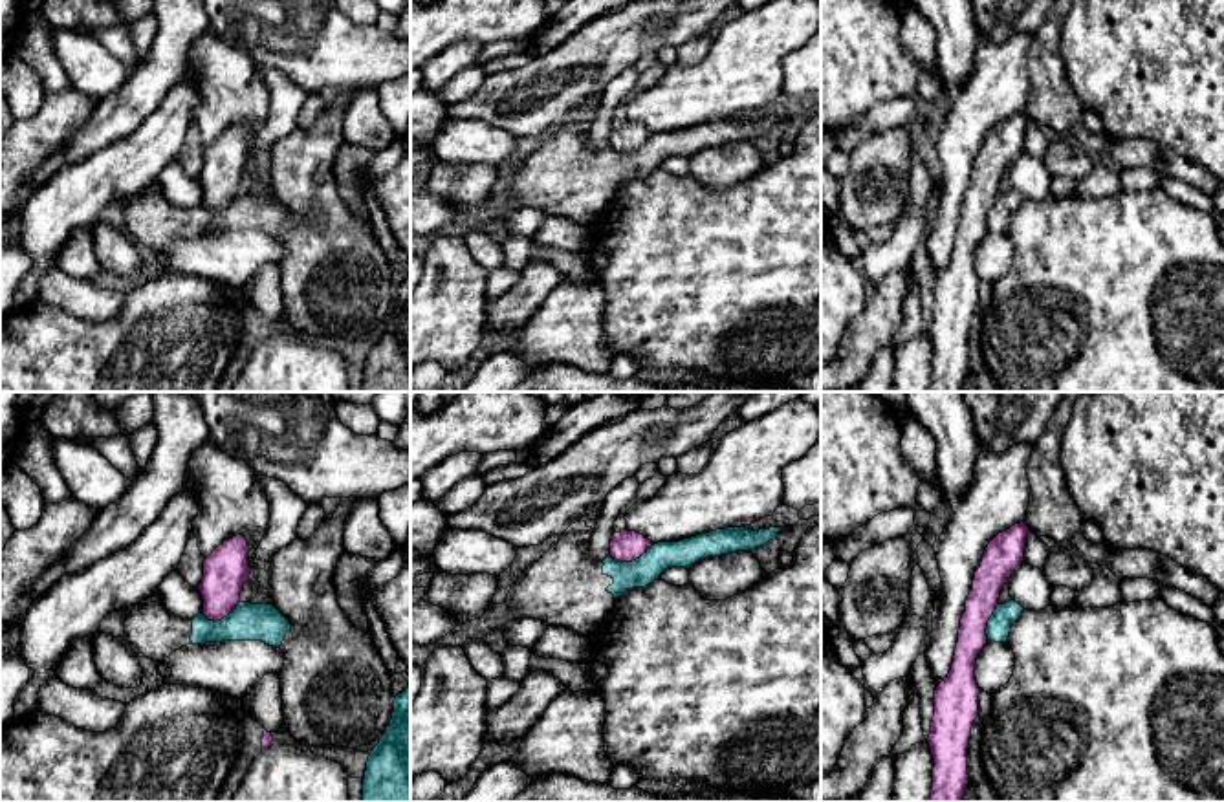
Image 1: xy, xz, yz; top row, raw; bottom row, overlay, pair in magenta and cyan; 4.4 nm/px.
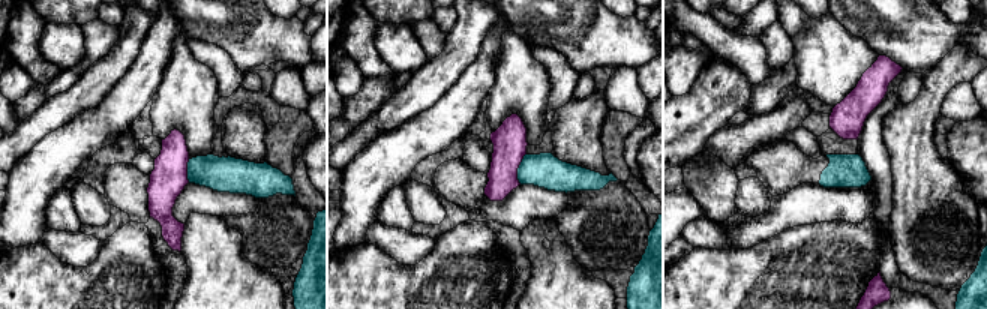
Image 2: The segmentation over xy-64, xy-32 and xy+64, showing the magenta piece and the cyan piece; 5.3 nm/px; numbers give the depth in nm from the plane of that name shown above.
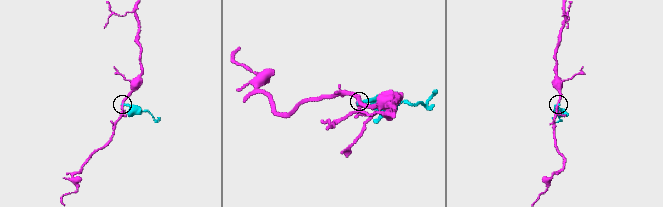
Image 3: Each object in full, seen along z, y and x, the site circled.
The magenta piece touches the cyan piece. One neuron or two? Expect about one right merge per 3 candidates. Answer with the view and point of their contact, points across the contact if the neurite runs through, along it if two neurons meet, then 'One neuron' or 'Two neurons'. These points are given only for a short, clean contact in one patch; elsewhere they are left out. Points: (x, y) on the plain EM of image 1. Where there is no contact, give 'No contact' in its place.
Touches magenta at xz (631, 151). Boundary: xz (653, 134), (631, 151), (614, 151), (611, 147). Two neurons

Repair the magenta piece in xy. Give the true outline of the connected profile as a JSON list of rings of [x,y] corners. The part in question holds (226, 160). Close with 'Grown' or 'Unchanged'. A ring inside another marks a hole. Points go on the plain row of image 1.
[[[236,125],[203,150],[203,167],[198,179],[203,189],[202,203],[209,211],[222,211],[240,192],[240,181],[251,165],[247,143],[246,126]]]. Unchanged

